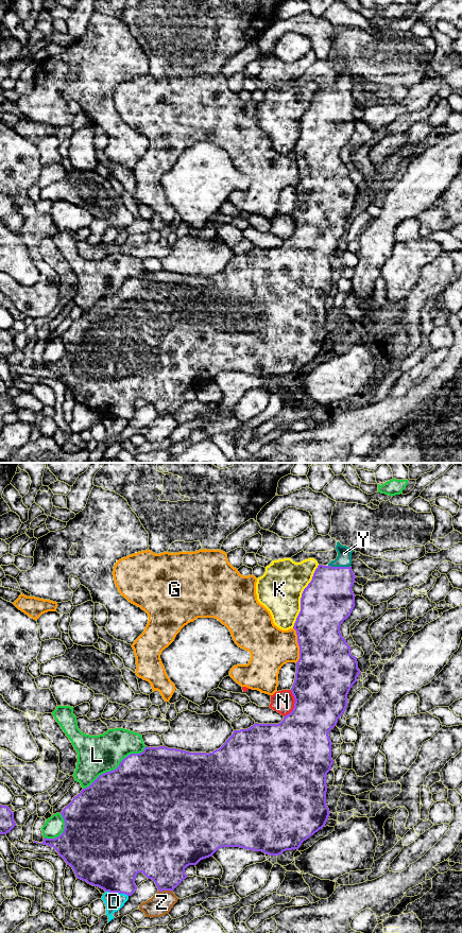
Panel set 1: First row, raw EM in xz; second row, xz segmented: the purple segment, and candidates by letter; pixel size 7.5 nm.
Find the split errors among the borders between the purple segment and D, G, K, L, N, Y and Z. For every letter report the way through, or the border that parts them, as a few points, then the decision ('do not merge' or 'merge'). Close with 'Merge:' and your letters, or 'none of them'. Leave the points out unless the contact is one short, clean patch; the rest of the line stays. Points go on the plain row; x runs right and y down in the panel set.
D: do not merge
G: do not merge
K: do not merge
L: do not merge
N: border xz (291, 214), (294, 221), (294, 231), (284, 241); do not merge
Y: way xz (328, 122), (339, 91), (343, 86), (344, 78); merge
Z: do not merge
Merge: Y

